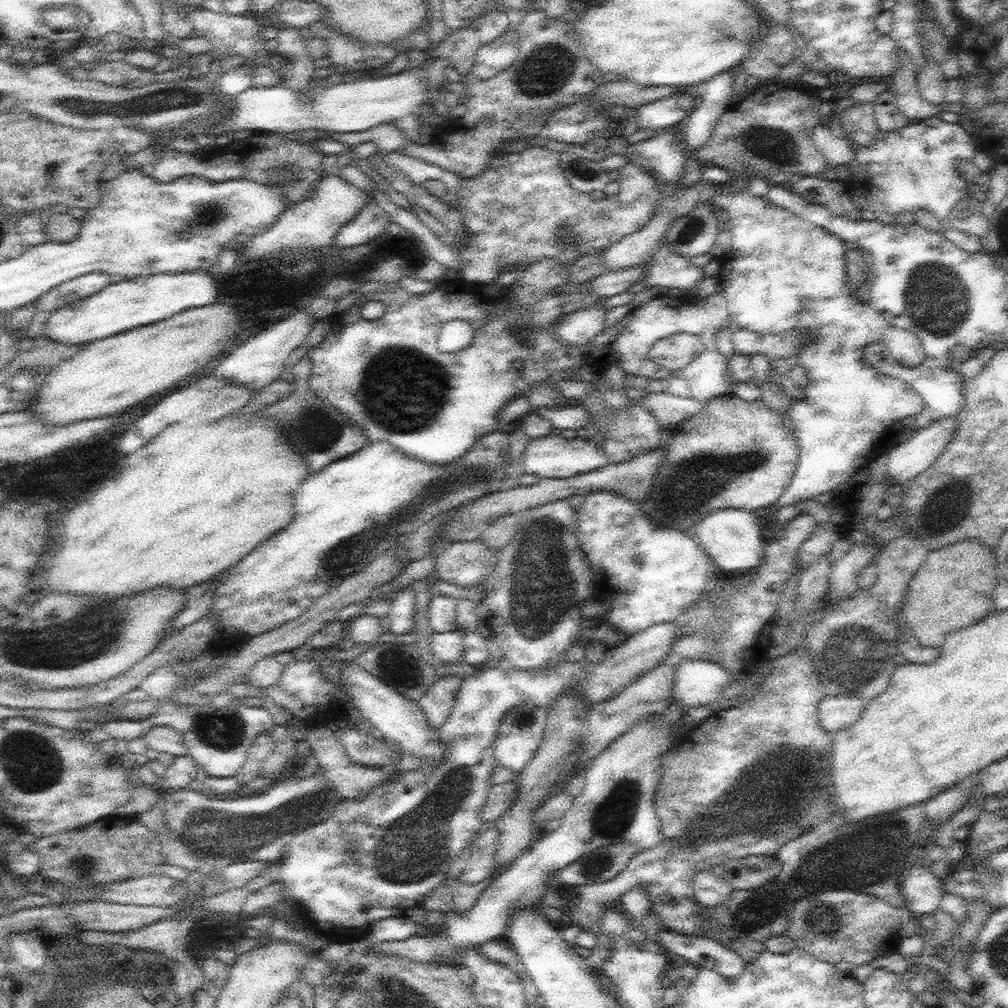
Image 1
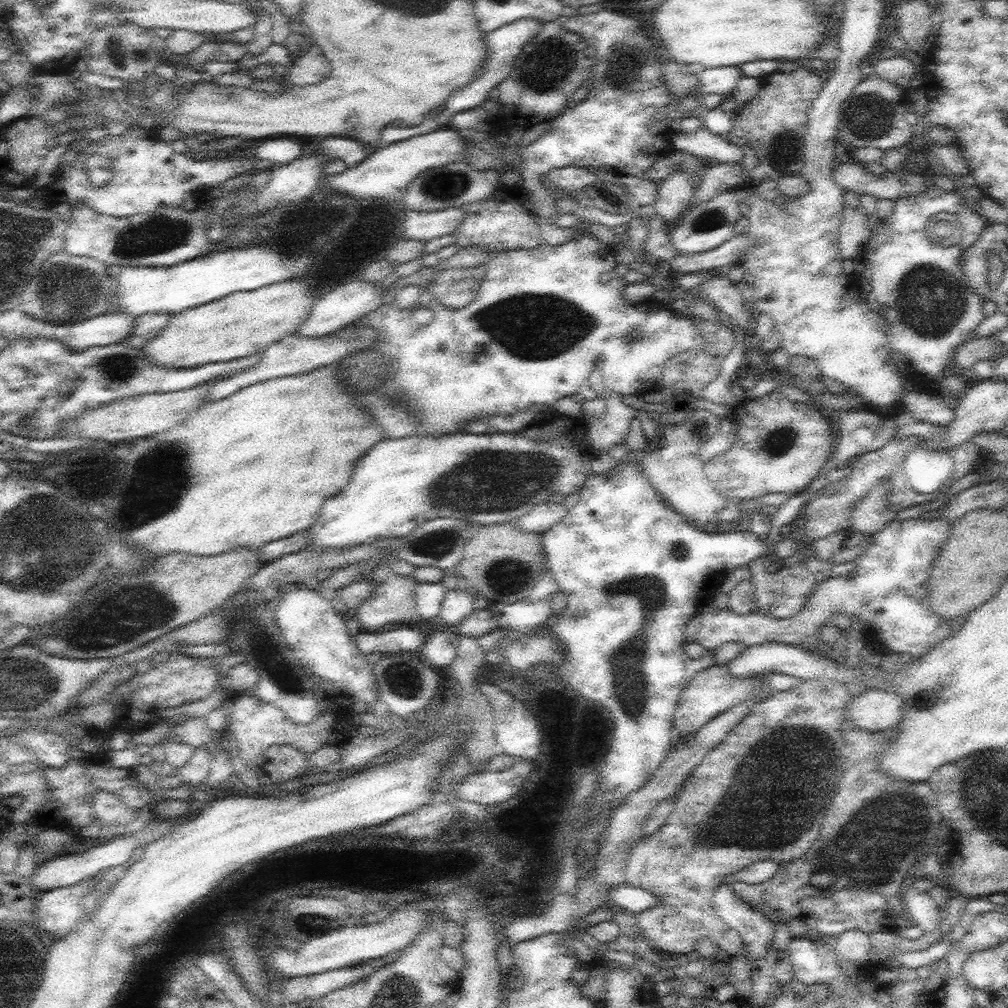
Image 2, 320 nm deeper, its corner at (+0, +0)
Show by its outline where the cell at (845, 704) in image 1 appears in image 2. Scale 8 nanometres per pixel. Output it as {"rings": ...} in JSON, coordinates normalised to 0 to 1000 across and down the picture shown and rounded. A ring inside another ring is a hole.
{"rings":[[[863,683],[853,690],[844,690],[840,712],[861,726],[880,725],[890,720],[898,707],[898,694],[887,685]]]}

